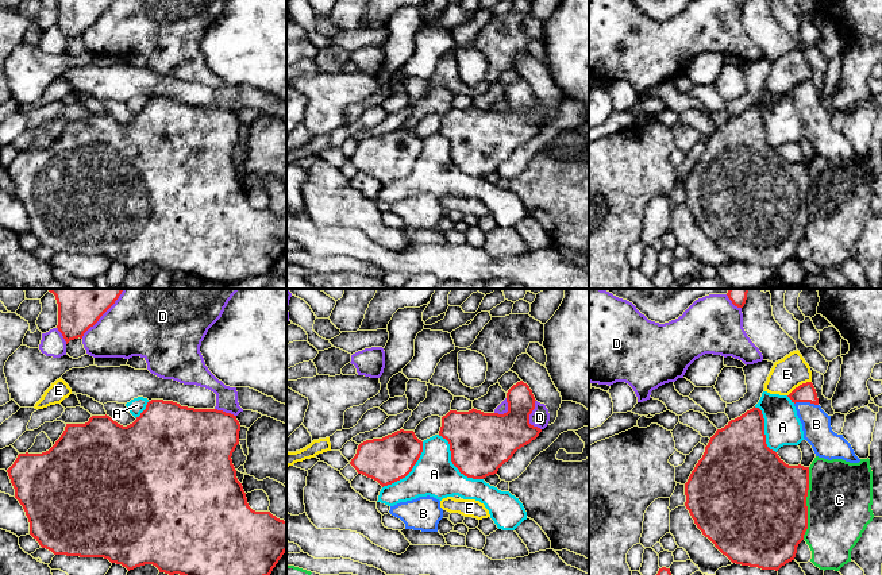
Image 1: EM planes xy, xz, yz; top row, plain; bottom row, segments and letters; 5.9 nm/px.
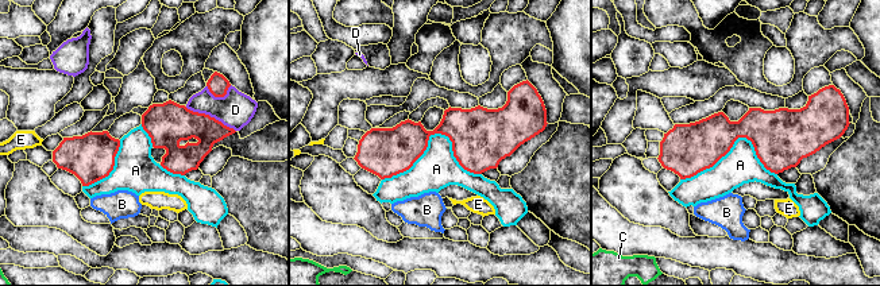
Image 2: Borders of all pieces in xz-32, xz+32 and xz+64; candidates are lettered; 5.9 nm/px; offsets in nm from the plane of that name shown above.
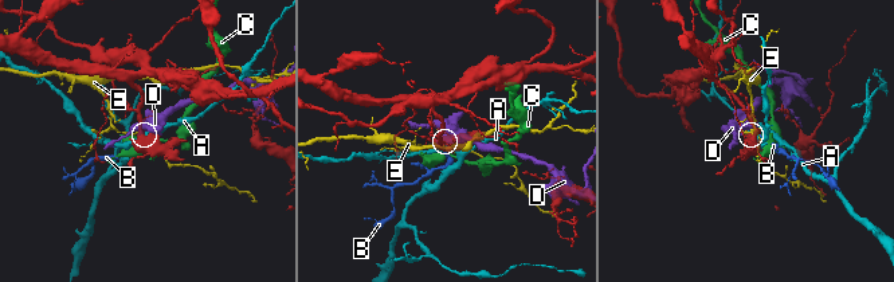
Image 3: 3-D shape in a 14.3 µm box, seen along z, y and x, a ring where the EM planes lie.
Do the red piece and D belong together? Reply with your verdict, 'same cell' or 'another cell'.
another cell

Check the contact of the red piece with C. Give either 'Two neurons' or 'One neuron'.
Two neurons

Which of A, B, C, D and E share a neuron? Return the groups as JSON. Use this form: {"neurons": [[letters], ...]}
{"neurons": [["A"], ["B"], ["C"], ["D"], ["E"]]}

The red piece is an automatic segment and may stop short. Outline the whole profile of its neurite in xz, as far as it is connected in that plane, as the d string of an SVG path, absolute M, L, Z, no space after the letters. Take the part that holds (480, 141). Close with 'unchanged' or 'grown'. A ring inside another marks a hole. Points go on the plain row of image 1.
M520 78L507 90L508 109L504 112L484 111L473 105L469 109L450 108L443 113L439 134L448 139L451 159L459 170L473 177L494 173L517 147L535 138L542 130L540 126L529 121L535 99L529 84Z | unchanged

